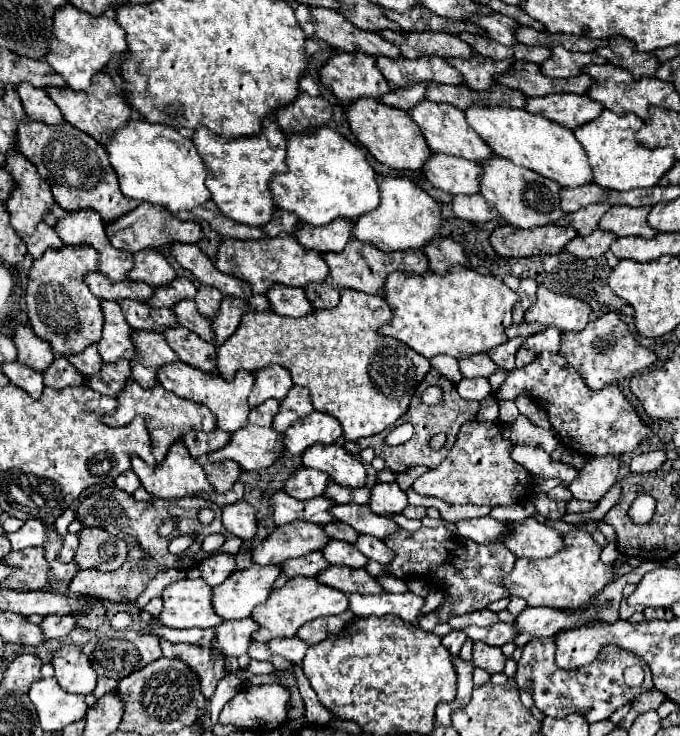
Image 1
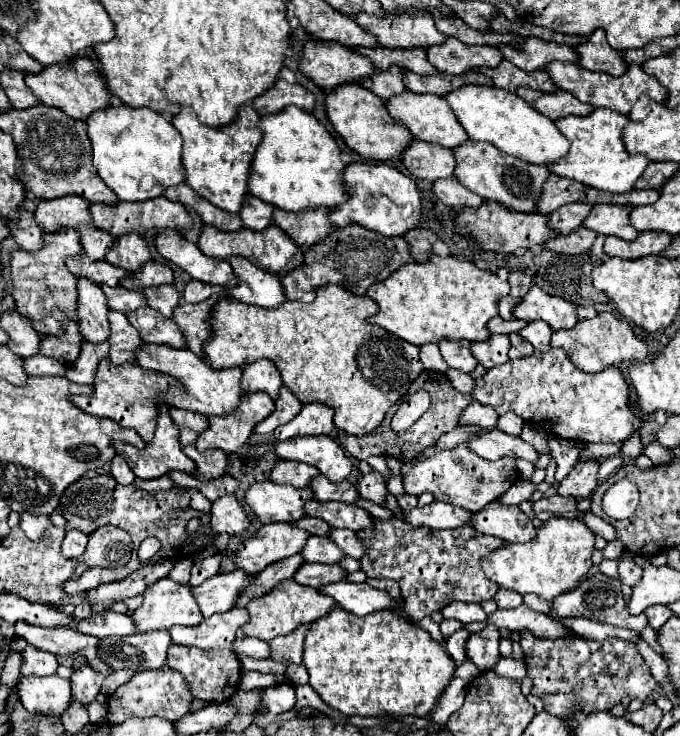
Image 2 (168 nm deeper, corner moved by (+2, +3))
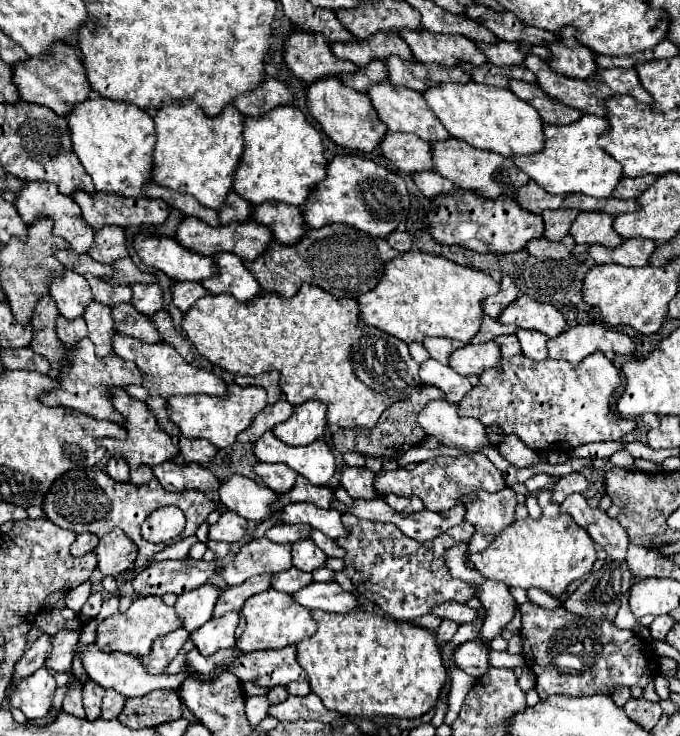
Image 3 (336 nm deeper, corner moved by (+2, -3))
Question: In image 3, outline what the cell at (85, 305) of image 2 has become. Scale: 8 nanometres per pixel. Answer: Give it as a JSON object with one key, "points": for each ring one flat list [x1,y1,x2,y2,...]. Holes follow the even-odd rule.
{"points":[[63,269,59,277,49,281,49,295,55,299,59,313,67,319,83,315,85,305,93,301,87,279,71,269]]}

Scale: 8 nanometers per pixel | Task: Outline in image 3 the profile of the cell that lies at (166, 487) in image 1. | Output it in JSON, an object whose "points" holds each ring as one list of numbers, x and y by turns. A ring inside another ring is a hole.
{"points":[[111,389,111,403,123,415,123,427,127,431,125,441,109,439,109,437,99,439,99,445,105,447,113,457,121,457,129,463,131,469,137,469,139,465,149,465,149,467,161,465,163,461,167,461,179,453,179,447,173,443,173,439,163,429,159,429,153,413,147,409,145,401,137,401,137,399,129,397,123,389]]}

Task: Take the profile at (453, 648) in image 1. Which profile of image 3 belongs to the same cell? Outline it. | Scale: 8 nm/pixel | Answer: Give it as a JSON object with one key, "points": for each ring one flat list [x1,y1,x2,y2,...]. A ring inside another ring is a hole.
{"points":[[445,619,445,621,441,623,441,627,437,629,437,639,439,639,439,643,447,643,447,641,451,641,451,637,453,637,455,631,457,631,457,627,459,627,459,623]]}

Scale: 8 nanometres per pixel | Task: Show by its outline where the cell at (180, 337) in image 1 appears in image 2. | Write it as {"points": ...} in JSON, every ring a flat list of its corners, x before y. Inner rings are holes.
{"points":[[143,307,129,313,127,319,141,333,141,339,145,343,169,345,173,349,187,349,187,339,183,339,183,331,175,327,173,319,163,319,159,311,151,307]]}

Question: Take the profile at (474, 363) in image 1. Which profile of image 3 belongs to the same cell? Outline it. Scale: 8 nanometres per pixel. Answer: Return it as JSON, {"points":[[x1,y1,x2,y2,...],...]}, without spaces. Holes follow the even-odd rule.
{"points":[[425,337,423,339,423,347,427,349,429,357,433,357,435,361,447,365,449,363,449,355,453,353,453,341,451,339,433,339,433,337]]}

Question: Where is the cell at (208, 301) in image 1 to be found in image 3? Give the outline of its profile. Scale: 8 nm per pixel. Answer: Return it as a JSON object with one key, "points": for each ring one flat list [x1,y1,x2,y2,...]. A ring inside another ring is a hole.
{"points":[[189,281,189,283,173,283,171,293,173,293,175,307,179,307,185,313,191,305,195,305,197,299,201,299,207,293,207,289,201,283]]}

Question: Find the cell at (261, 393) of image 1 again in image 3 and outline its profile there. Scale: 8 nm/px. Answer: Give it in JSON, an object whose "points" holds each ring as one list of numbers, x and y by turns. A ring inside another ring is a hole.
{"points":[[271,371,271,373,261,373,257,377,241,377,241,375,235,375,235,383,237,385,257,385,257,387,263,387,267,391,267,403,275,403,281,395,281,389,279,389,279,373]]}

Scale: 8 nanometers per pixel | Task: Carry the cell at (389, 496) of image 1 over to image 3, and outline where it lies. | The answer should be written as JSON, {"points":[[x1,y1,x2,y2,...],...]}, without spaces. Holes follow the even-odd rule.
{"points":[[343,467,341,469,341,485,355,499,373,499,377,493,373,489,373,477,367,467]]}

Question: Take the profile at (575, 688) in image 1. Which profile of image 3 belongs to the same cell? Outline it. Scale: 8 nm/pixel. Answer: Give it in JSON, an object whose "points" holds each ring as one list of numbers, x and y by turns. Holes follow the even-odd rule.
{"points":[[523,603,521,605,521,615,523,615,523,627,521,627,521,637,523,637,523,659,525,665,535,673,535,683,537,683,537,693,541,699,547,699,549,695,611,695,615,687,619,685,639,685,645,687,651,681,651,675,657,673,657,655,653,647,635,637,633,631,627,629,617,629,615,623,611,621,591,621,589,617,575,617,573,613,565,613,561,607,559,609,543,609,535,603]]}

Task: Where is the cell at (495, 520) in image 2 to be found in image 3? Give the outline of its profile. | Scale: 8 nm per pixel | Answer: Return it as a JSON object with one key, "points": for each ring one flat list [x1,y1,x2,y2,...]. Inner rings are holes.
{"points":[[505,487,497,493,487,493,485,489,479,493,469,493,469,497,461,497,465,507,465,521,475,527,473,539,469,541,469,553,483,551,505,527,515,521,515,491]]}

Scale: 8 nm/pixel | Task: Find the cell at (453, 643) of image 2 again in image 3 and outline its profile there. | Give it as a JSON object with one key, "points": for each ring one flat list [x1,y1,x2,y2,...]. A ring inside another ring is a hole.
{"points":[[479,617,479,619,475,619,473,623,463,623,463,625,459,625,459,629,457,629,457,633,455,633,455,637,451,639,455,645,461,645,461,643,465,643,465,641,473,641,473,639,477,639,477,635,479,635,479,631,481,631,481,625,483,625,483,619]]}

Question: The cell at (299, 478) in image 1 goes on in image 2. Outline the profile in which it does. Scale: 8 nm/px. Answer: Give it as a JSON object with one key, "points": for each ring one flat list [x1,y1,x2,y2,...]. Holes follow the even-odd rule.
{"points":[[279,461,271,471,271,481,279,485,293,485,293,487,309,487,311,479,319,475,319,469,307,463,295,461]]}

